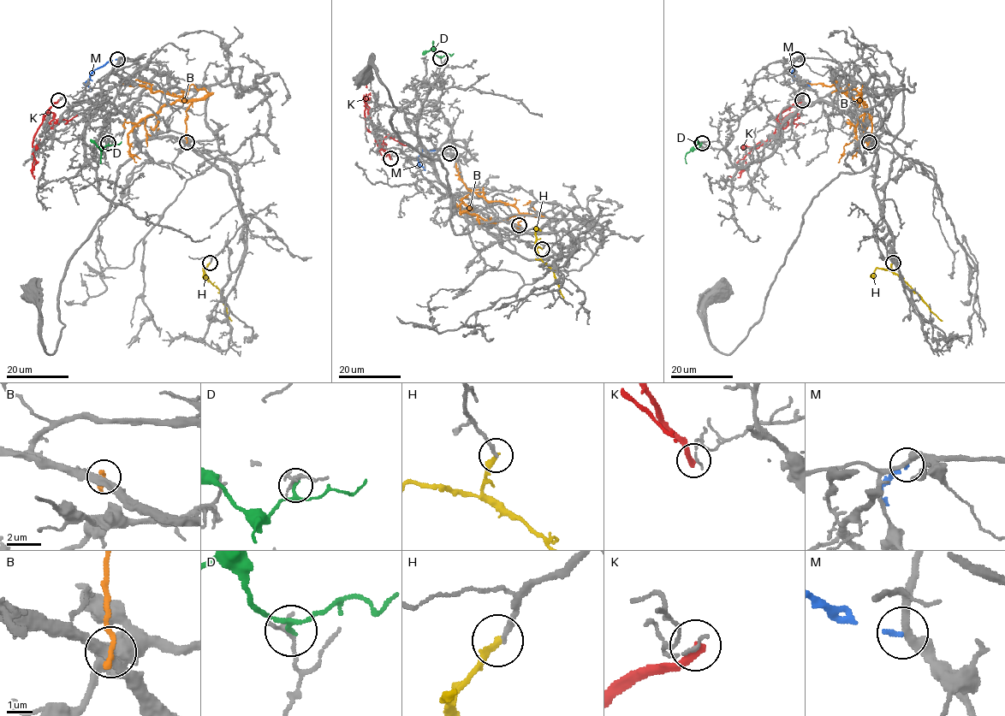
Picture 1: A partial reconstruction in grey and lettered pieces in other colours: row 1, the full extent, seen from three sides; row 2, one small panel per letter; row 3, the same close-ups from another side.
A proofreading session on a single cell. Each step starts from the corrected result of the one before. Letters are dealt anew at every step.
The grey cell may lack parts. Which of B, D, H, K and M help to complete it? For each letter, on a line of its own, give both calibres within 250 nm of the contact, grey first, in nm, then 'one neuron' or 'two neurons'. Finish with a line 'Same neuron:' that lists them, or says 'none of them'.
B: calibres 400 and 240 nm; two neurons
D: calibres 190 and 150 nm; two neurons
H: calibres 200 and 260 nm; two neurons
K: calibres 140 and 280 nm; two neurons
M: calibres 280 and 150 nm; two neurons
Same neuron: none of them

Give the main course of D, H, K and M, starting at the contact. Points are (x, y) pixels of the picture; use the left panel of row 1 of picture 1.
D: (109, 143), (101, 151), (100, 163)
H: (209, 263), (205, 271), (208, 279), (222, 292), (223, 304), (232, 321)
K: (58, 99), (42, 117), (42, 124), (33, 137), (32, 173), (34, 178)
M: (118, 59), (110, 60), (92, 73), (85, 82), (91, 91)

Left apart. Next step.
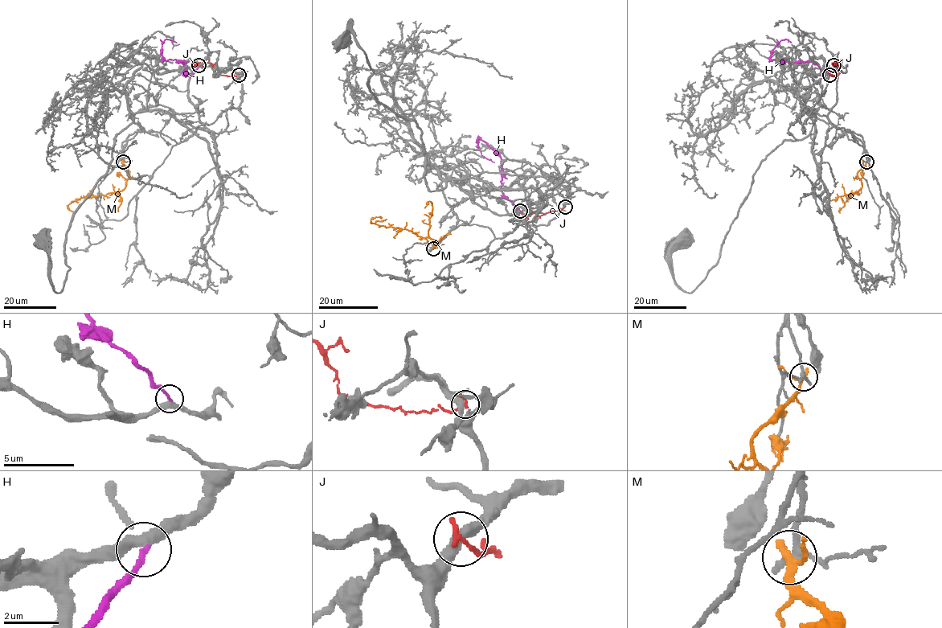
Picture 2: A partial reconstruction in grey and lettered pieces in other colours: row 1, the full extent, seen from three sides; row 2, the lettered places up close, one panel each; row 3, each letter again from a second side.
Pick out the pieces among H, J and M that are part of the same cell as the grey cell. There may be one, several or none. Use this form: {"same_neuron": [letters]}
{"same_neuron": ["H"]}

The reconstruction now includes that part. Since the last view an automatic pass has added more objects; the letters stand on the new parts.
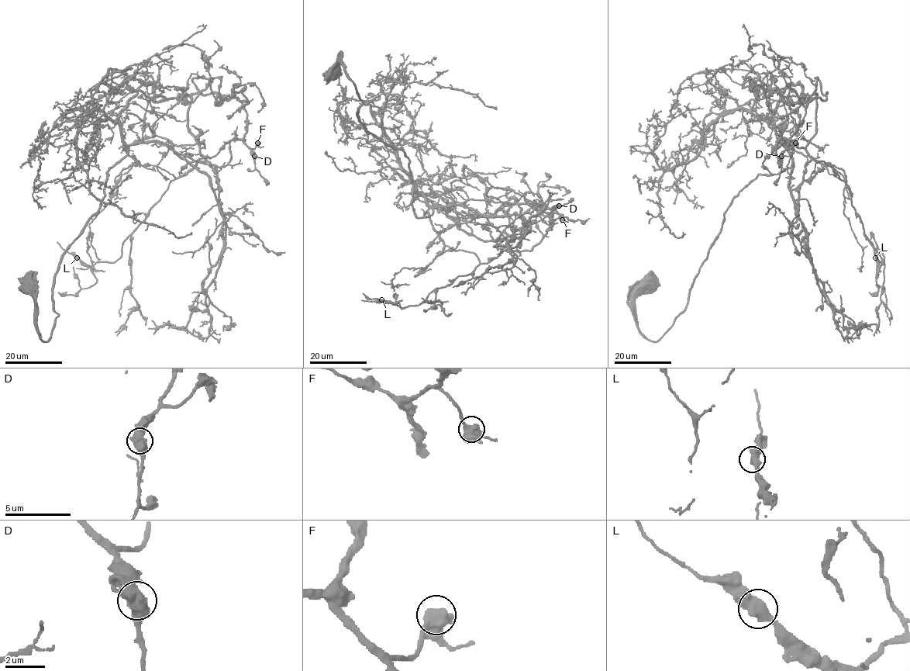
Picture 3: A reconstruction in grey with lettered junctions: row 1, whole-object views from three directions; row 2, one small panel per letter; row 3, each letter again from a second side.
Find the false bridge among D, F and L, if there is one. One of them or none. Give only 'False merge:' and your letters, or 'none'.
False merge: none

